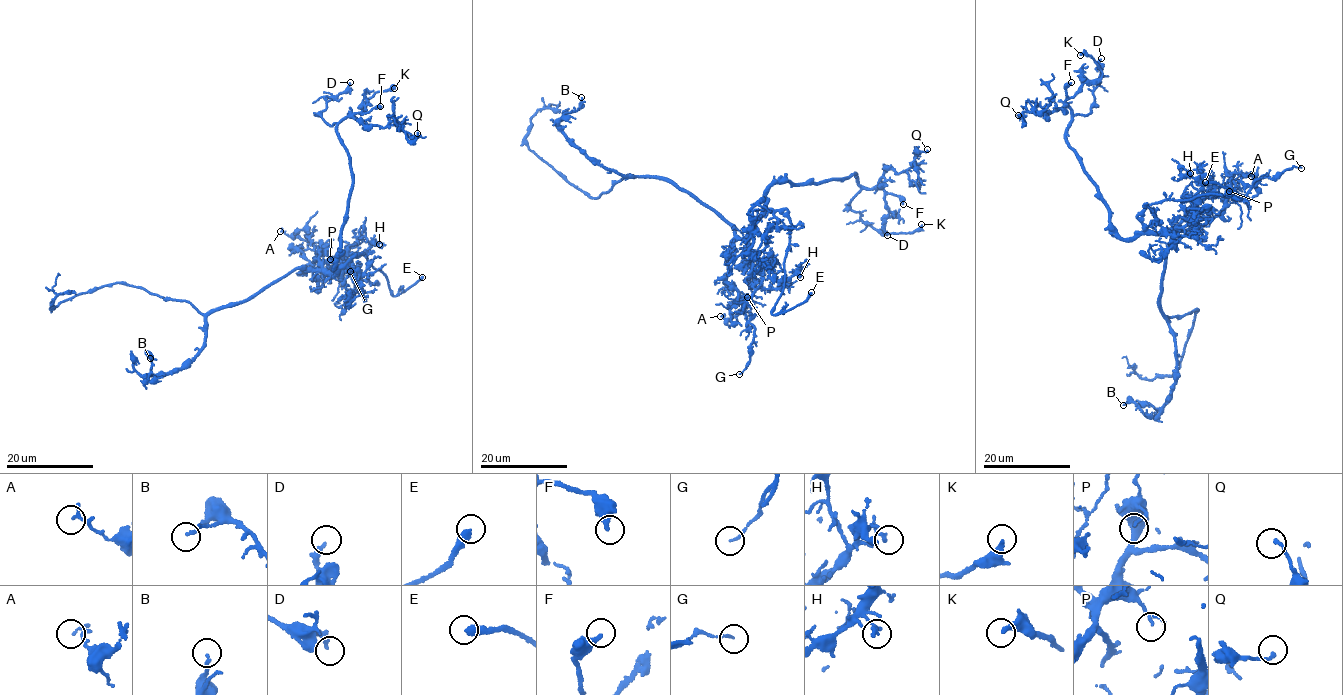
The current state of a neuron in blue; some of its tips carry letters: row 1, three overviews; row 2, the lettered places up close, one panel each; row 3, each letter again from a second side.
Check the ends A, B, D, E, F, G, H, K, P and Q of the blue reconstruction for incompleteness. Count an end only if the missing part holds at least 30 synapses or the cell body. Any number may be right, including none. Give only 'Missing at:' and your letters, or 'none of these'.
Missing at: E, F

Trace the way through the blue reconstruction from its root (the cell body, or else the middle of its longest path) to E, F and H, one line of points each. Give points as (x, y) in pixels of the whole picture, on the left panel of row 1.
E: (306, 269), (336, 274), (349, 260), (363, 254), (373, 268), (386, 274), (394, 296), (422, 277)
F: (306, 269), (332, 276), (335, 272), (332, 266), (337, 261), (352, 181), (349, 154), (336, 124), (380, 106)
H: (306, 269), (318, 269), (333, 258), (357, 257), (368, 251), (372, 243), (379, 244)

